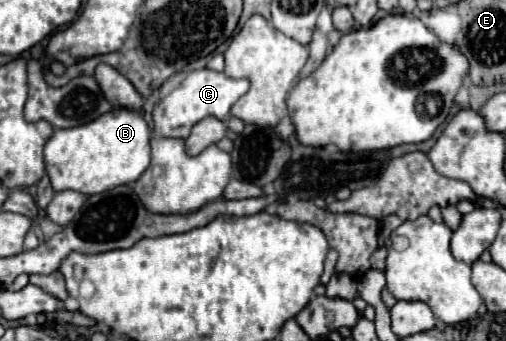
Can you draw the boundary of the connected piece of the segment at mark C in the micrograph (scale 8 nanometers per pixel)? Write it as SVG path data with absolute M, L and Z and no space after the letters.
M195 69L189 71L187 77L167 95L163 97L155 109L153 109L153 123L155 123L155 133L163 137L181 137L185 139L191 131L191 127L203 119L203 117L217 117L221 121L227 119L231 105L245 95L249 89L247 79L231 79L225 73L217 73L211 69Z

